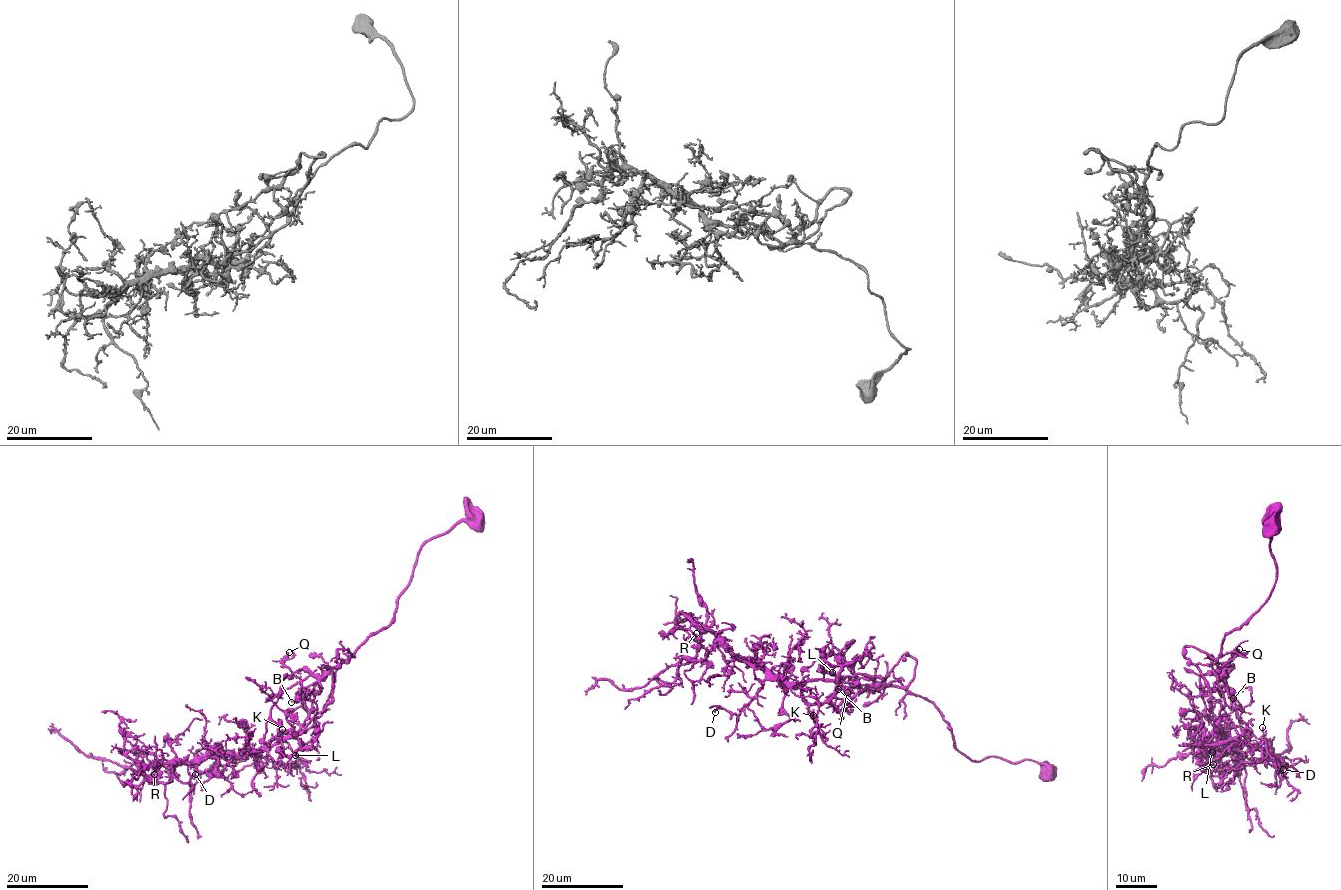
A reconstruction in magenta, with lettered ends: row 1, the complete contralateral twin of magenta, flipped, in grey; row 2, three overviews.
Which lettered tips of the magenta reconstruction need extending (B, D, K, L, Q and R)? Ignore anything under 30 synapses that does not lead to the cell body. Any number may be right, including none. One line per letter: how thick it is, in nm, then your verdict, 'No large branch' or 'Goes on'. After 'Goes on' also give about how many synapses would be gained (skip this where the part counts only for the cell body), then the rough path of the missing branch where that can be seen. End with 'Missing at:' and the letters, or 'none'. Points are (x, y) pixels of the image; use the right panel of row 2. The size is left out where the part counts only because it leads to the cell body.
B: Thickness 170 nm. No large branch
D: Thickness 200 nm. No large branch
K: Thickness 130 nm. No large branch
L: Thickness 160 nm. No large branch
Q: Thickness 120 nm. No large branch
R: Thickness 180 nm. No large branch
Missing at: none

